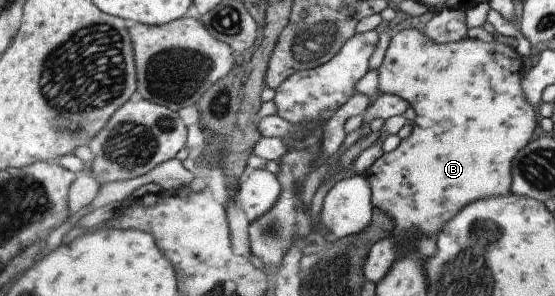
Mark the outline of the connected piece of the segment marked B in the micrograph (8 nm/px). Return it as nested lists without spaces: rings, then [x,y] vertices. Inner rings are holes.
[[[410,28],[399,31],[390,39],[383,62],[378,69],[378,88],[383,93],[391,93],[407,100],[415,110],[416,117],[413,120],[412,133],[407,138],[402,139],[400,145],[395,150],[384,153],[379,160],[376,160],[369,170],[365,170],[363,176],[372,184],[374,206],[385,211],[394,220],[395,230],[393,235],[401,247],[405,247],[406,243],[415,244],[420,237],[436,240],[440,230],[444,228],[444,224],[454,214],[457,214],[459,210],[463,209],[465,205],[473,201],[491,197],[499,198],[511,194],[510,184],[513,157],[534,137],[533,130],[535,130],[539,119],[536,107],[526,103],[524,99],[520,80],[527,71],[522,64],[521,56],[517,54],[515,49],[511,49],[505,44],[496,42],[489,37],[468,36],[457,42],[437,44],[423,30]]]

